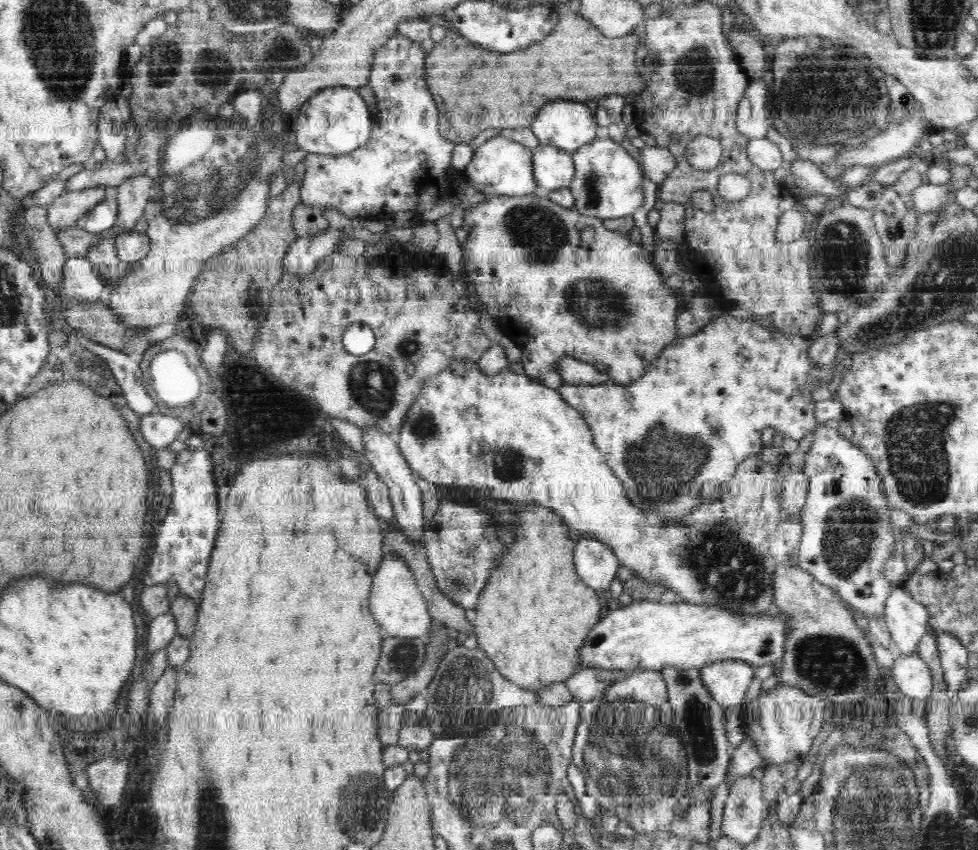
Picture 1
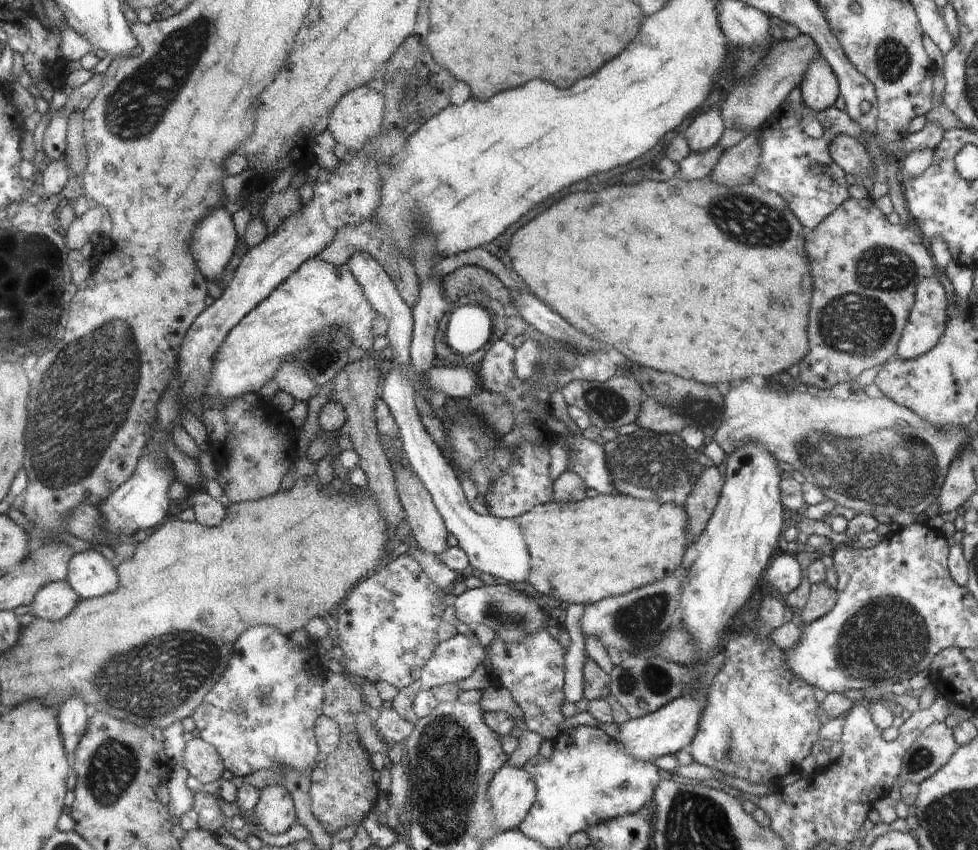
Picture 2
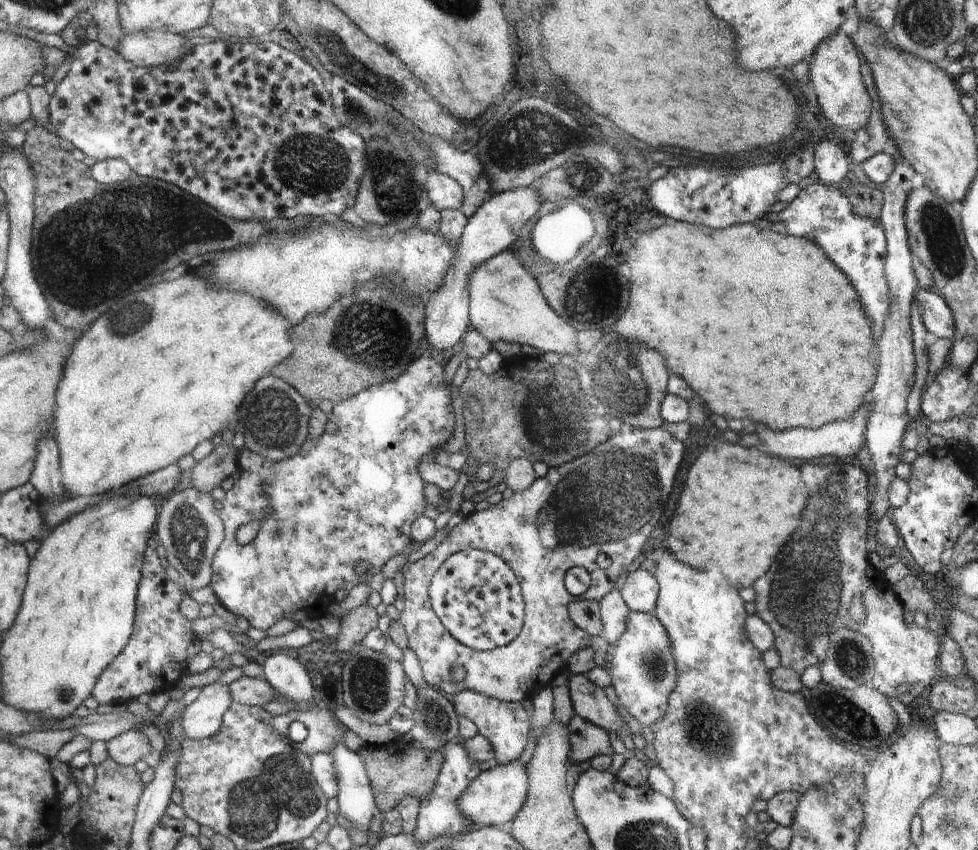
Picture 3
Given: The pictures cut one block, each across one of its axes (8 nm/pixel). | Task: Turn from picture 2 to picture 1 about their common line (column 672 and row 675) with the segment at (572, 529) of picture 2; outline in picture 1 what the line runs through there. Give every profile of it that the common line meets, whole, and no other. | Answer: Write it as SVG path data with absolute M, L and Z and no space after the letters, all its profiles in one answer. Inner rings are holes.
M526 506L522 510L518 510L518 516L514 516L514 522L516 522L516 540L514 544L508 544L512 546L512 550L508 550L508 558L504 558L504 566L500 566L500 570L496 570L496 574L492 574L492 578L489 578L484 590L479 594L479 600L476 603L476 619L474 621L475 633L478 637L477 648L486 653L486 656L494 662L498 672L502 676L506 677L510 682L516 684L516 686L529 691L542 690L546 686L551 686L554 683L564 682L568 677L580 667L580 650L584 648L584 642L591 634L591 630L598 624L600 618L600 599L598 591L591 589L587 584L584 584L577 576L575 570L574 561L574 544L570 538L568 538L568 528L562 520L558 520L558 514L552 514L552 510L540 510L536 506Z

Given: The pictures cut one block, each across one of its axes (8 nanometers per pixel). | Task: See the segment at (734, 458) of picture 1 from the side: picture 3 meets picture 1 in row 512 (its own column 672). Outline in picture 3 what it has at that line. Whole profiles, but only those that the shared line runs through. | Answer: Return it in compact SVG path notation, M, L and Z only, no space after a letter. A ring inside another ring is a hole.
M630 611L625 626L624 634L610 648L605 667L622 708L642 727L652 728L665 715L668 696L678 680L672 642L653 612Z

